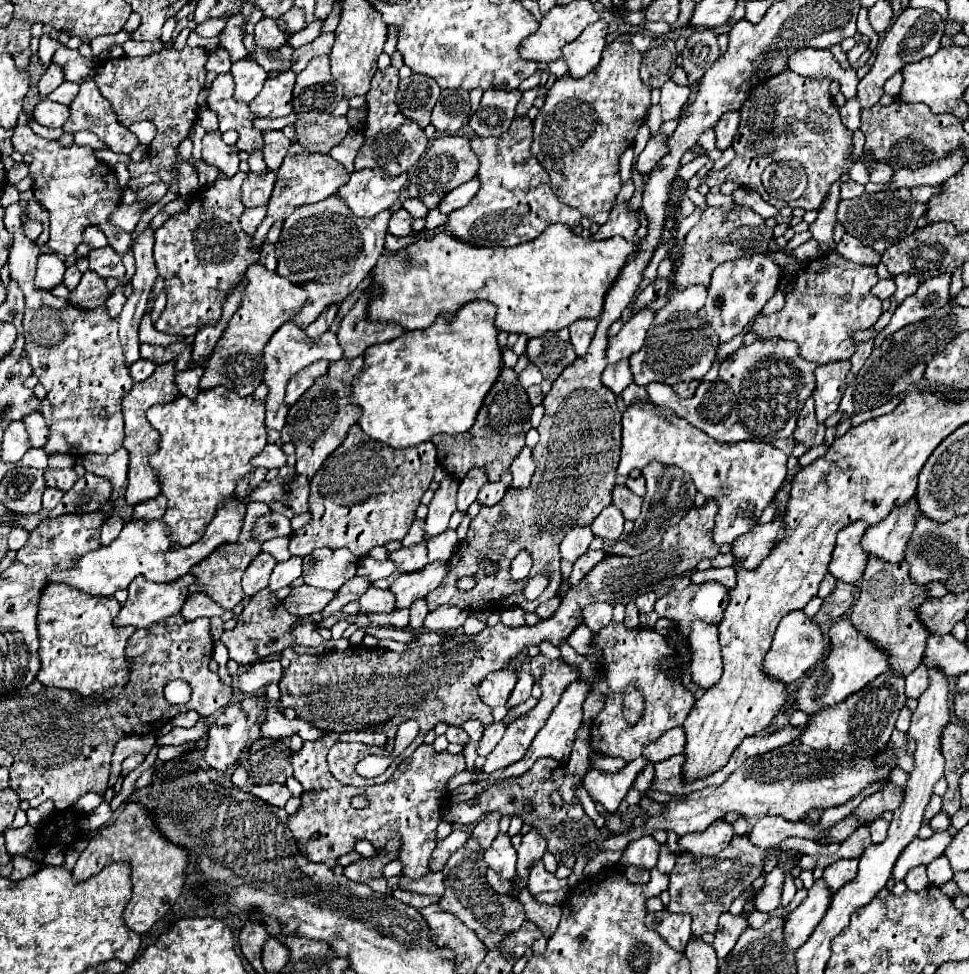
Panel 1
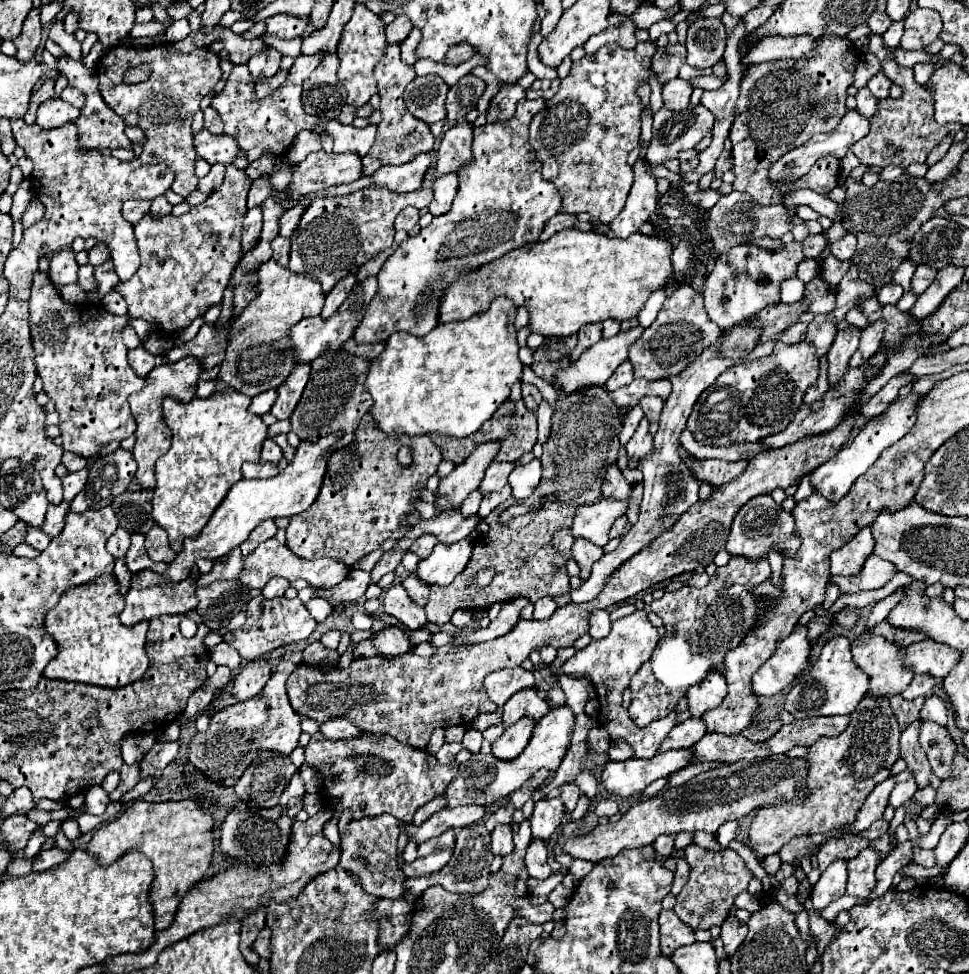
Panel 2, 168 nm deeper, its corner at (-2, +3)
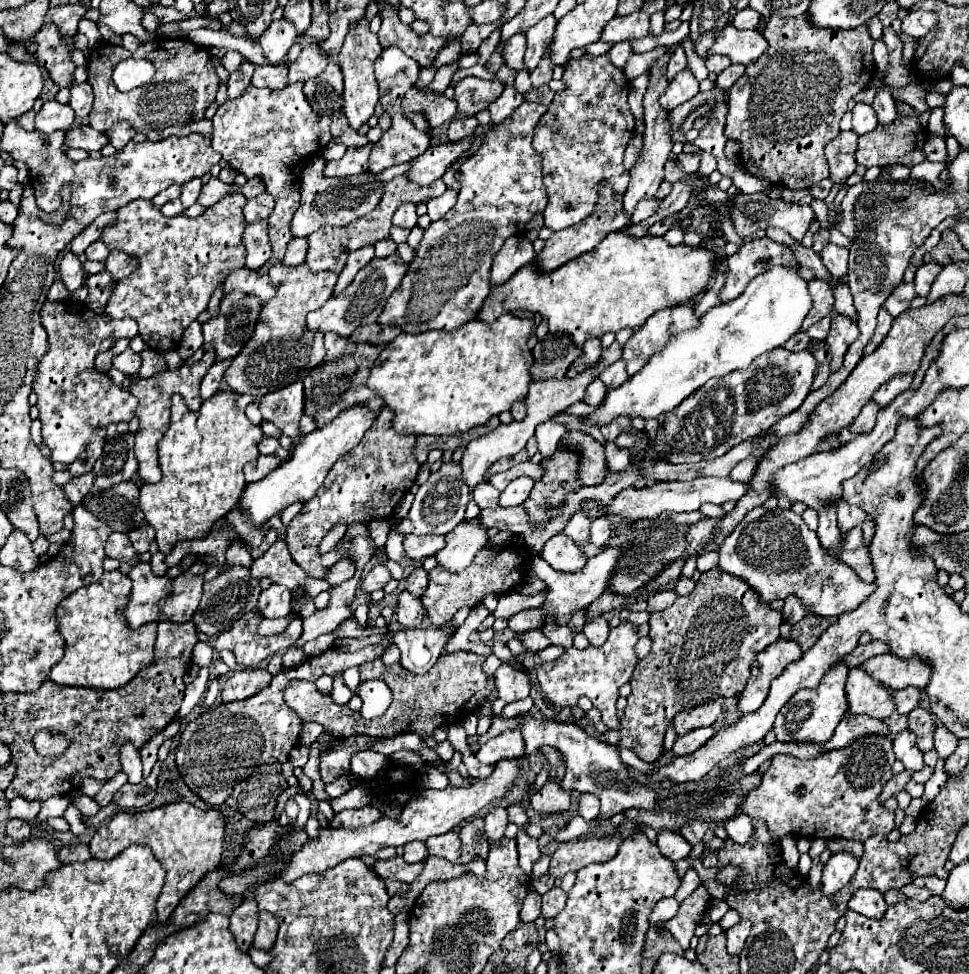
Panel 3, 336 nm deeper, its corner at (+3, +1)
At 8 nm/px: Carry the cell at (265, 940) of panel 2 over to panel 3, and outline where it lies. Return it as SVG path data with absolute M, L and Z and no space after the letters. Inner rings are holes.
M259 912L259 928L255 932L253 946L267 952L275 944L275 938L277 938L277 920L275 920L275 916L269 914L269 912Z

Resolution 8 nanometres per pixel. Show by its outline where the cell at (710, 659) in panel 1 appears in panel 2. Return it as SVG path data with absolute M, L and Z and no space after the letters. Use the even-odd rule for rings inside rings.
M710 672L702 684L696 684L694 688L688 690L688 710L692 718L700 718L704 712L718 708L726 696L726 680L718 672Z

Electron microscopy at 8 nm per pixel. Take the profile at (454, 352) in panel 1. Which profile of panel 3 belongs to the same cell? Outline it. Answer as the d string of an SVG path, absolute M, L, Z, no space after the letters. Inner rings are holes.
M505 312L501 314L495 322L487 324L487 322L481 322L481 320L473 320L473 322L467 322L463 326L459 326L457 330L453 332L447 332L447 330L431 330L431 332L421 332L421 334L399 334L393 342L389 342L383 352L379 354L375 366L371 368L371 374L369 374L369 380L367 380L367 388L371 388L373 392L377 392L385 406L393 412L393 430L397 430L397 434L431 434L431 436L455 436L455 434L463 434L471 428L477 428L477 426L483 426L491 416L499 416L501 412L509 410L513 402L517 400L525 400L525 394L527 394L527 386L531 382L531 374L529 374L529 366L533 362L533 356L531 356L531 350L527 348L527 340L529 340L529 334L531 334L531 328L533 328L533 320L527 320L527 318L517 318L513 316L511 312Z

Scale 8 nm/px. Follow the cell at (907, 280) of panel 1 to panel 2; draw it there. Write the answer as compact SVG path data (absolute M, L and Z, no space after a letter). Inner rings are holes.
M928 264L918 266L916 272L914 272L914 278L912 278L912 290L914 290L916 294L922 294L922 292L934 282L936 274L938 274L938 272L936 272L932 266L928 266Z

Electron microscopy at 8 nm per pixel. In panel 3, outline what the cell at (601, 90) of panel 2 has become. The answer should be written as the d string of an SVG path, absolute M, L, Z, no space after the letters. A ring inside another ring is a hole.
M609 54L581 56L575 60L569 60L565 66L563 84L565 84L565 90L555 94L545 116L541 116L541 122L537 124L537 130L533 136L533 148L543 158L543 184L549 196L549 204L543 210L543 216L545 216L545 226L551 230L563 230L567 226L573 226L585 220L595 210L595 204L599 198L599 184L603 182L613 186L617 196L623 196L629 184L629 172L623 168L623 154L625 154L627 142L635 134L635 118L627 104L629 80L623 68L617 68L611 64Z

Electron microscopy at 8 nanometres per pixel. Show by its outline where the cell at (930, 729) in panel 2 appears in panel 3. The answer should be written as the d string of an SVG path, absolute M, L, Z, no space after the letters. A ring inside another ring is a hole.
M919 706L913 712L909 712L909 730L913 730L917 734L917 748L921 752L933 750L935 722L933 722L933 716L925 708Z

